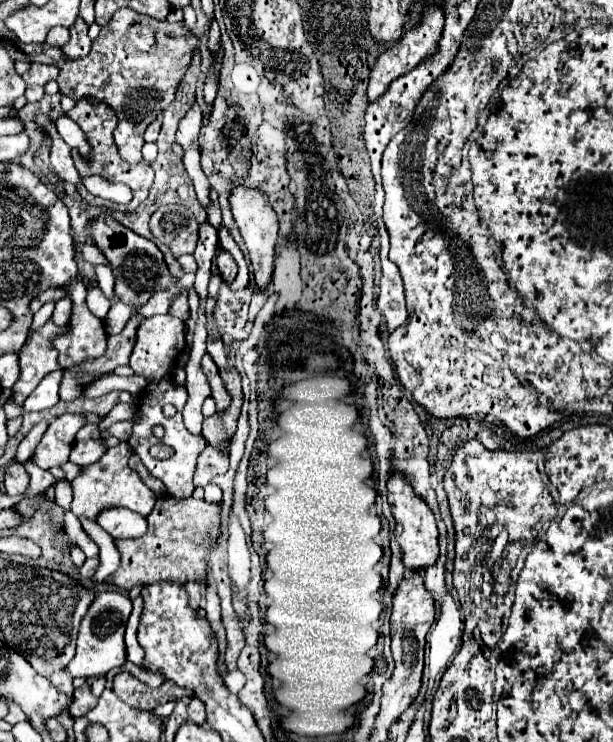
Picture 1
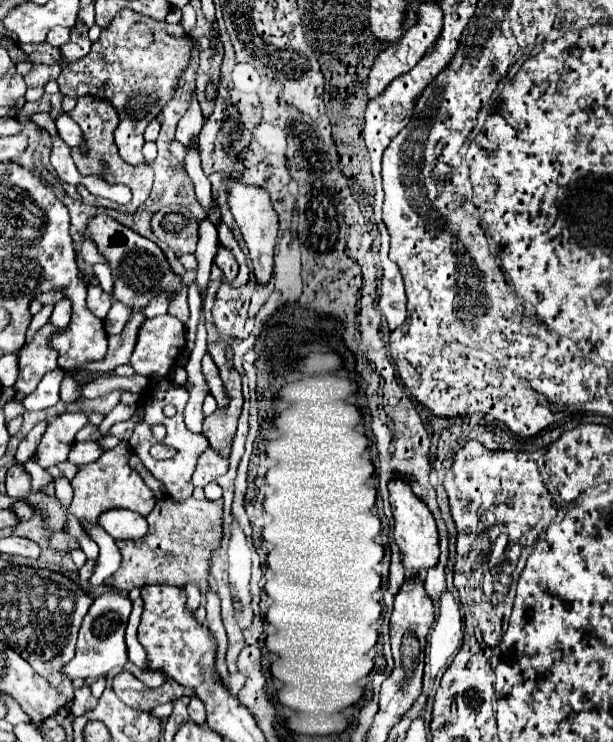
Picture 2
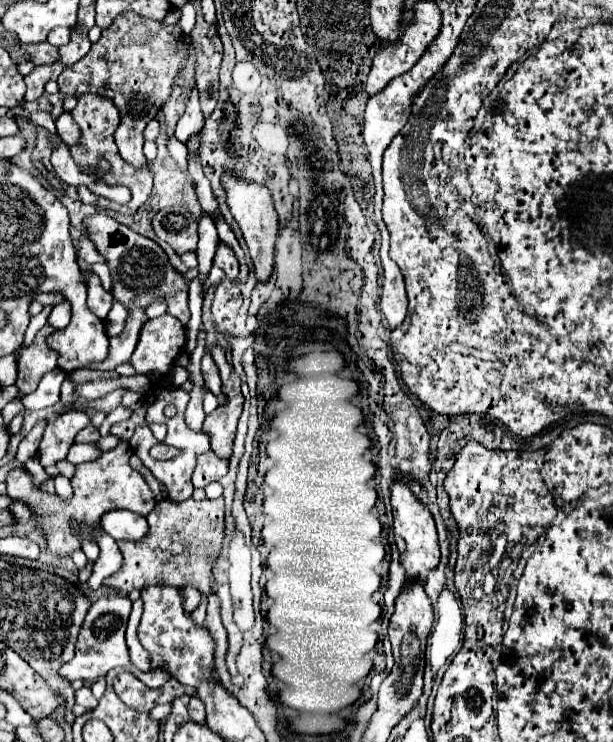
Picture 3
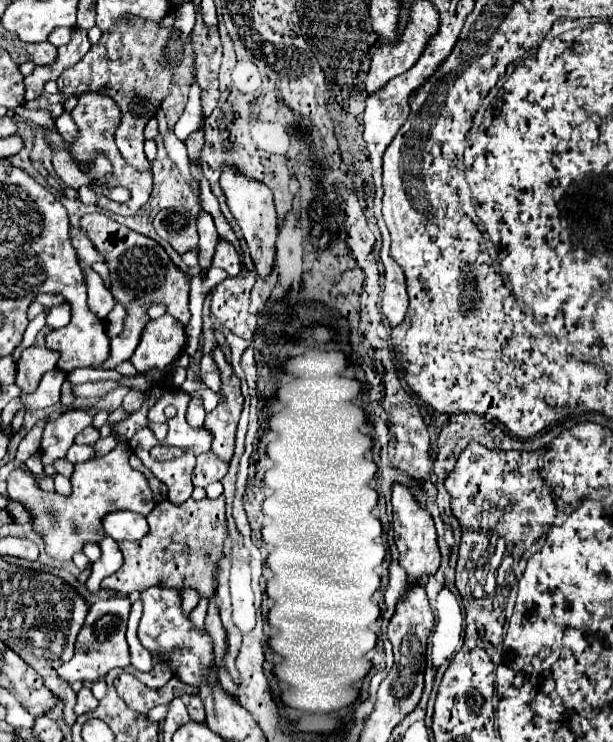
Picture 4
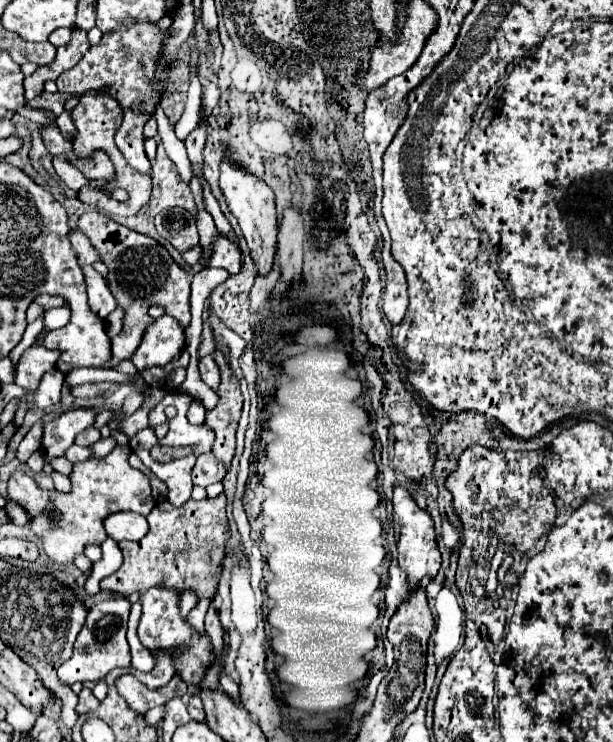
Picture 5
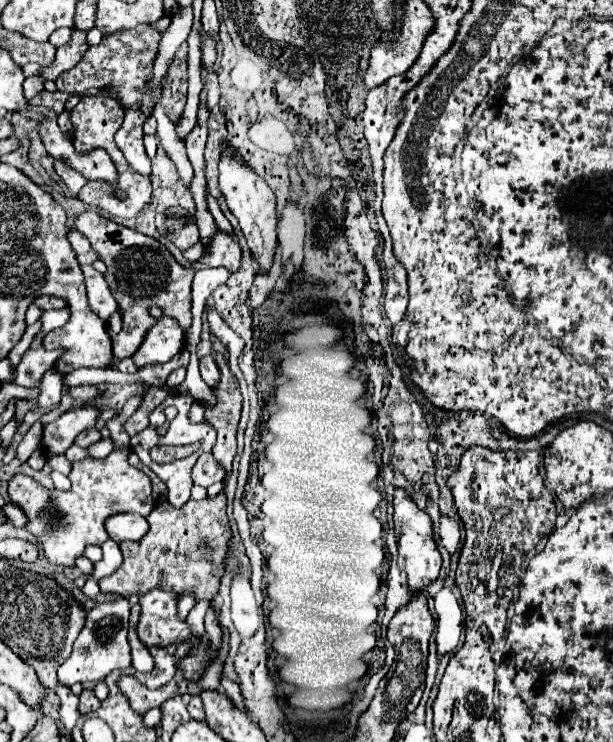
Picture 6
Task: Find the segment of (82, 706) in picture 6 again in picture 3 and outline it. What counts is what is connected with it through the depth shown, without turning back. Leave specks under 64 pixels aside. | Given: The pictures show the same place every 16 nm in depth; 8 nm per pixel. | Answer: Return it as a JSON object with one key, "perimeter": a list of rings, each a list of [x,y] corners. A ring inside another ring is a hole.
{"perimeter":[[[84,686],[75,692],[76,702],[74,705],[74,712],[76,717],[81,716],[84,712],[92,711],[96,708],[98,700],[90,692],[88,686]]]}

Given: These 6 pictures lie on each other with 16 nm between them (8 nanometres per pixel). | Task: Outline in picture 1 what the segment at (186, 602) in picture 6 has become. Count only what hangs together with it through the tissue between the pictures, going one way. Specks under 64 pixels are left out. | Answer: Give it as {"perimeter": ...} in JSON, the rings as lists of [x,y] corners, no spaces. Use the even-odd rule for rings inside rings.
{"perimeter":[[[188,582],[186,586],[186,592],[188,592],[188,606],[192,610],[196,610],[200,606],[200,600],[202,600],[202,588],[196,582]]]}

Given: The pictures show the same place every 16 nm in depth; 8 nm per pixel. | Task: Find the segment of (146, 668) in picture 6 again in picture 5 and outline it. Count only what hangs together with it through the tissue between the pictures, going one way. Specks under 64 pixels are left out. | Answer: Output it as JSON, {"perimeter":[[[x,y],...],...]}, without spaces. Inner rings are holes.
{"perimeter":[[[140,602],[132,604],[130,610],[130,620],[128,620],[128,644],[130,644],[130,654],[132,654],[132,666],[140,672],[150,672],[154,668],[154,658],[152,654],[138,642],[136,636],[136,626],[140,620]]]}

